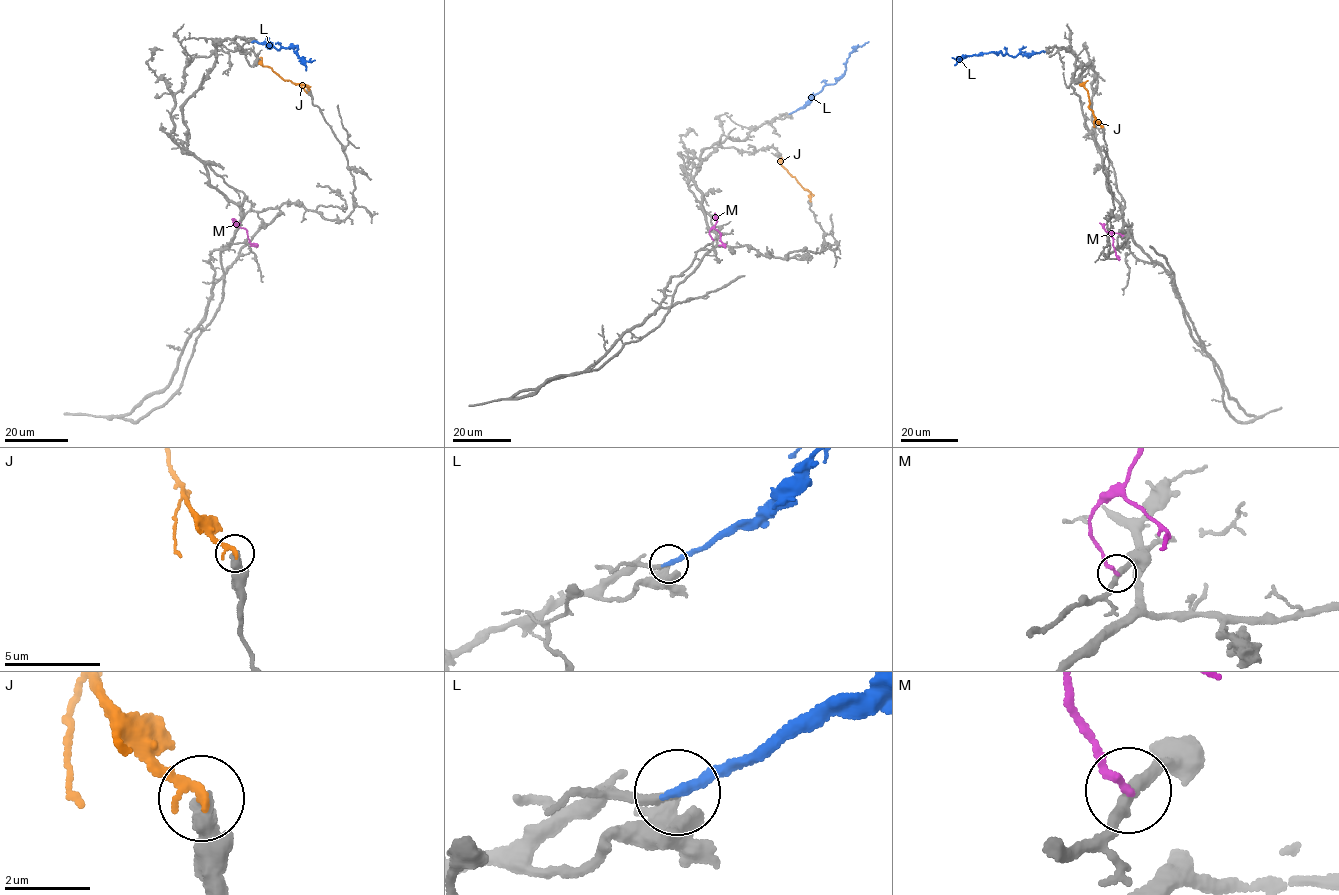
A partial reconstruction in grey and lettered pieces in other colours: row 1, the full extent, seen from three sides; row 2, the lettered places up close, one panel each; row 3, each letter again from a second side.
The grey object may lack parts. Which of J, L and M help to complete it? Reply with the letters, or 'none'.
L

